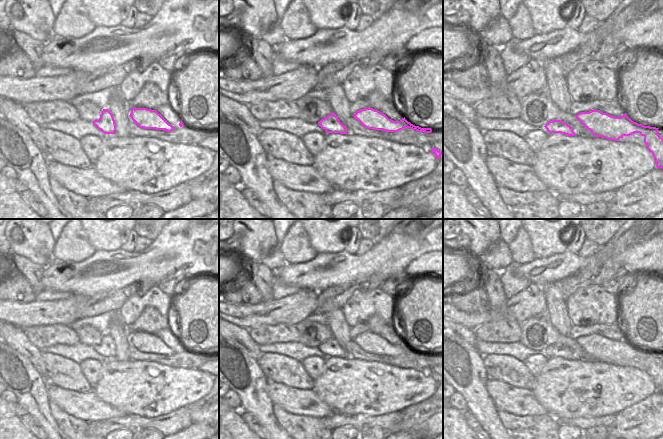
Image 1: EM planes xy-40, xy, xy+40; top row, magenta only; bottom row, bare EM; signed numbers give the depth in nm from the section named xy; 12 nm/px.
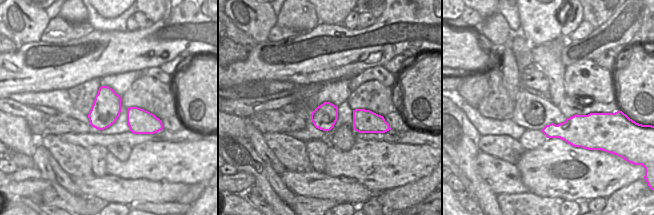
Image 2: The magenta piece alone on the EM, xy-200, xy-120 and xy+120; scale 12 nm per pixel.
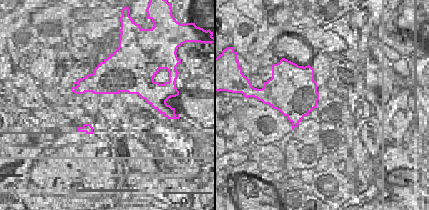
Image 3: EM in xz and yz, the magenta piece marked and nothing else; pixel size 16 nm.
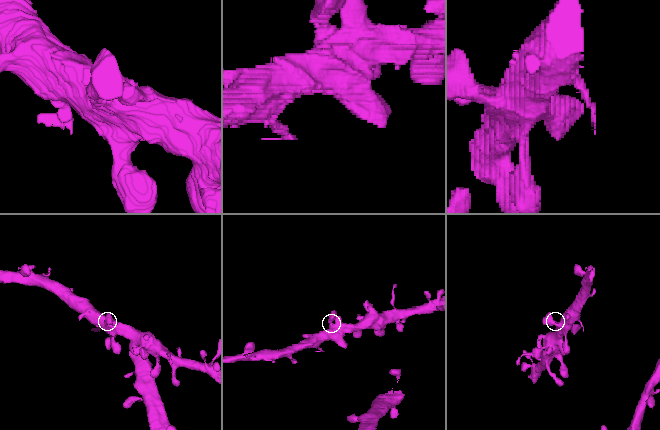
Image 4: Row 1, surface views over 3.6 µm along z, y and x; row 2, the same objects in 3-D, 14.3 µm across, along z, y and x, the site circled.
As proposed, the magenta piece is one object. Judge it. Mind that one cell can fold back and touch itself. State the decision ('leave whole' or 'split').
leave whole

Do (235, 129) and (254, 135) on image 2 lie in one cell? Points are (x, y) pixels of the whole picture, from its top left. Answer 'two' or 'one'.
two

